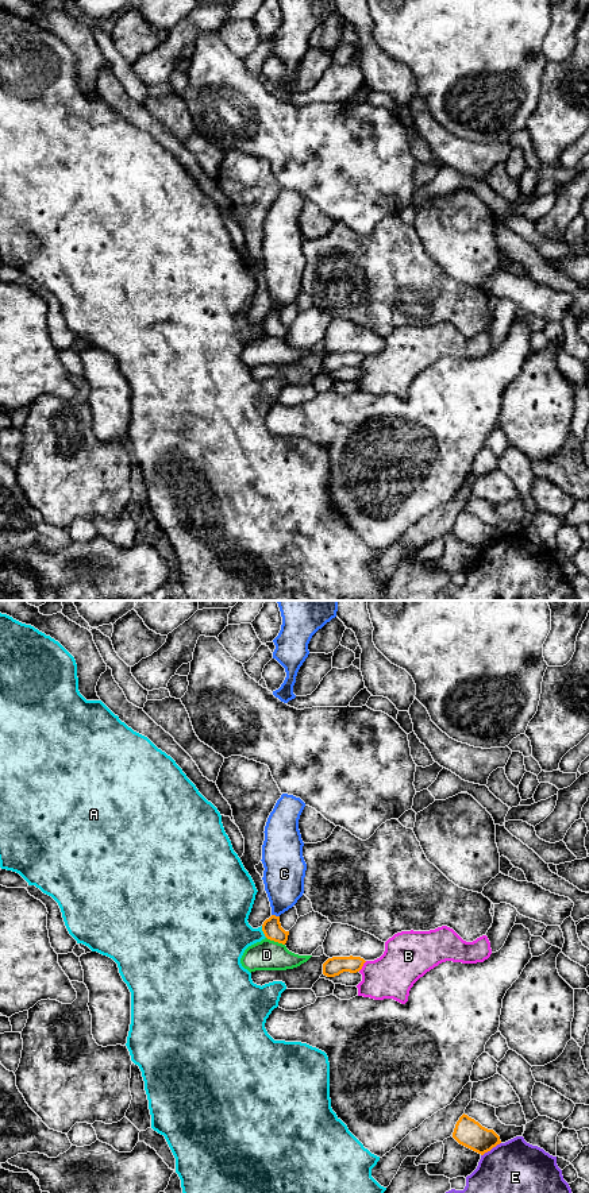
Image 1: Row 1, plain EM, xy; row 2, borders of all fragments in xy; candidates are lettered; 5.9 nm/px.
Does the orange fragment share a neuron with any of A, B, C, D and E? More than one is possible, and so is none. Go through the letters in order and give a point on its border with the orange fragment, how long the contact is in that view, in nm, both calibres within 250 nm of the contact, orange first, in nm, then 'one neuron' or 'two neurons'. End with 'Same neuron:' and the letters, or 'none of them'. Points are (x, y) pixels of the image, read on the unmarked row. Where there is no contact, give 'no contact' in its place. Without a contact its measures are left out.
A: contact xy (262, 325); length 80 nm; calibres 120 and 360 nm; two neurons
B: contact xy (362, 361); length 80 nm; calibres 110 and 280 nm; two neurons
C: contact xy (274, 311); length 50 nm; calibres 120 and 240 nm; two neurons
D: contact xy (276, 336); length 120 nm; calibres 120 and 180 nm; two neurons
E: contact xy (491, 544); length 150 nm; calibres 160 and 480 nm; two neurons
Same neuron: none of them

